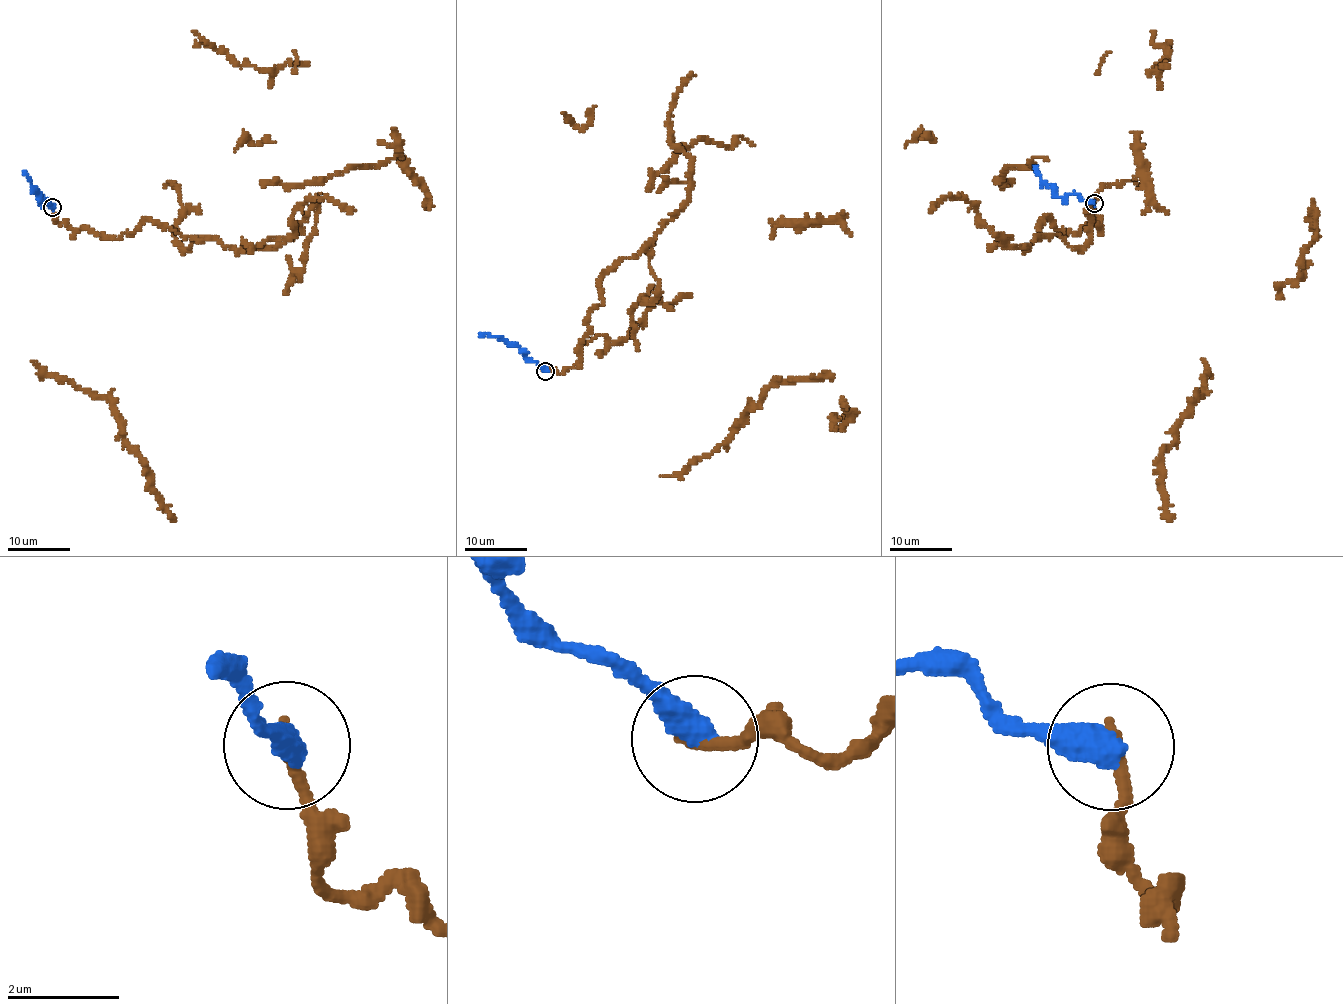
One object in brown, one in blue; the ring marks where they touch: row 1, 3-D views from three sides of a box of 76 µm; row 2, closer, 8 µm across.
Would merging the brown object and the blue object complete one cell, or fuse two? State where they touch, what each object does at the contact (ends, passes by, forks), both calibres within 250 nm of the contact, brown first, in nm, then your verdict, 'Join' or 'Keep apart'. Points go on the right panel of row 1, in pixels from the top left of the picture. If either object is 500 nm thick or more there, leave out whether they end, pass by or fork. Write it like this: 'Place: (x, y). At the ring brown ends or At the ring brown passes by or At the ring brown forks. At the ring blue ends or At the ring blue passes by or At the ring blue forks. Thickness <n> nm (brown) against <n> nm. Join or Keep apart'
Place: (1094, 203). Thickness 240 nm (brown) against 500 nm. Join

